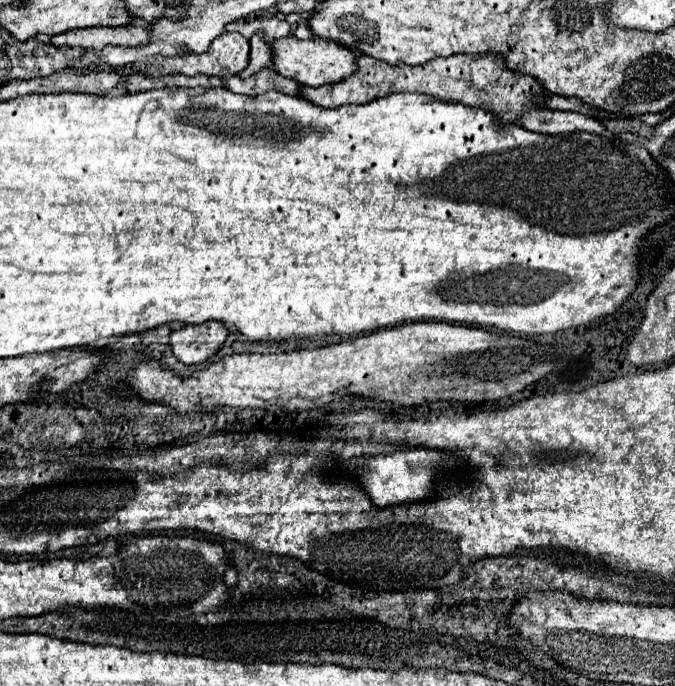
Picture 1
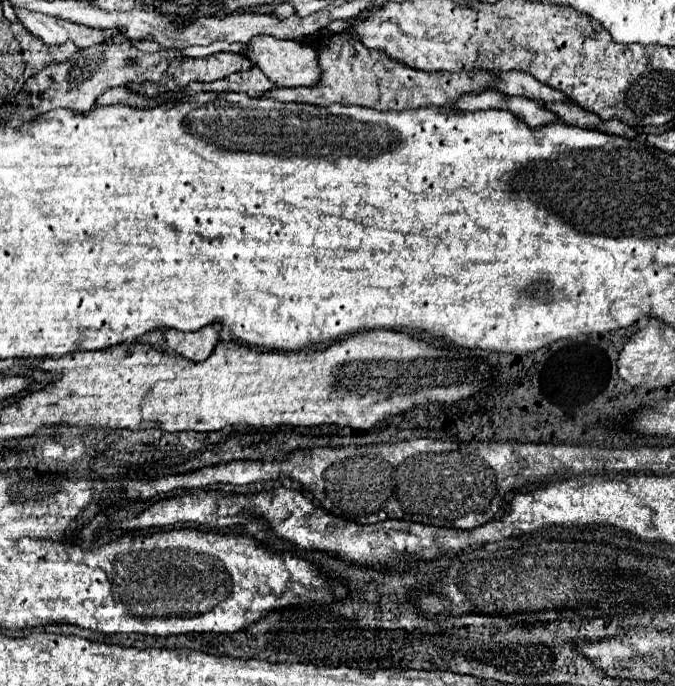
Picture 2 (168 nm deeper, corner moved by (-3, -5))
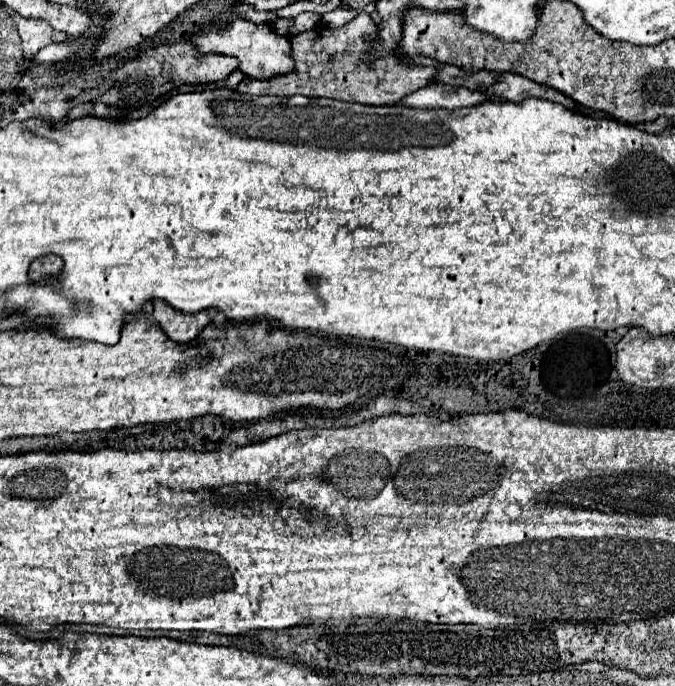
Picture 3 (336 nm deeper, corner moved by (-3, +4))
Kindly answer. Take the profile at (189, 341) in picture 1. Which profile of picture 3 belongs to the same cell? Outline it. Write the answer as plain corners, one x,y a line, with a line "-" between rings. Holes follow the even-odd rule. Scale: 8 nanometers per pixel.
153,300
153,316
163,328
163,332
179,344
191,342
211,322
207,310
187,316
183,312
175,312
175,308
163,304
161,300

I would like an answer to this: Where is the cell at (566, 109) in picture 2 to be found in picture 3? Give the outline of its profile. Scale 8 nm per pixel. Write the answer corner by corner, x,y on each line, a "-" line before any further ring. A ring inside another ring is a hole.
501,74
499,80
493,86
485,88
483,92
487,96
495,96
495,98
501,98
501,100
507,100
507,102
515,102
515,104
517,102
523,102
523,100
527,100
531,96
535,96
535,98
559,102
565,108
575,110
575,102
569,100
567,96
563,96
561,92
557,92
553,88
547,88
543,84
531,82
529,78
519,76
519,74

